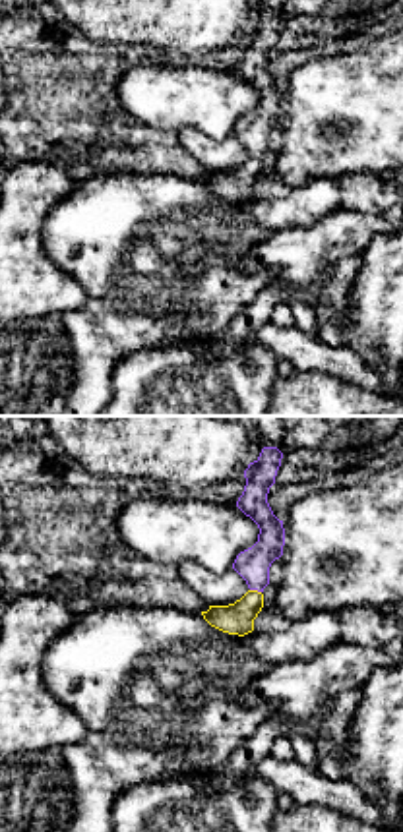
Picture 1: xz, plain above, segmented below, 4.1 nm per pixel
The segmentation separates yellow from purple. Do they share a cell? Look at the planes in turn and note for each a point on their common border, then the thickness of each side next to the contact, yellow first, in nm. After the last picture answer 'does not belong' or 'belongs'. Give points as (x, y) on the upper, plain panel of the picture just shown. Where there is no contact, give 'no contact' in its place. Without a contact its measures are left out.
(256, 157) | 130/140 nm

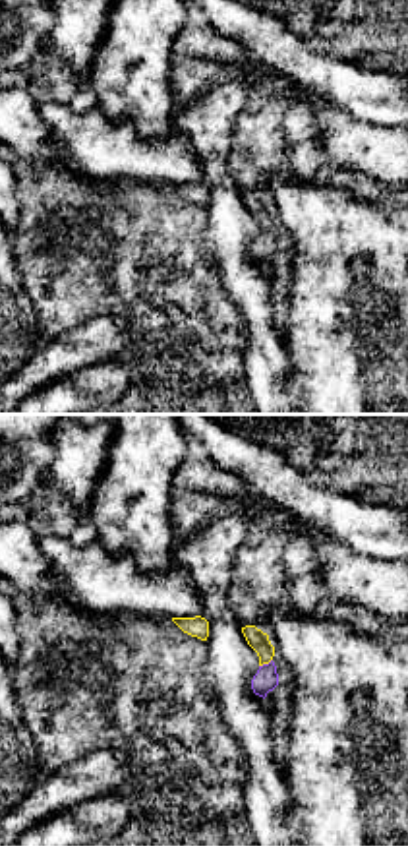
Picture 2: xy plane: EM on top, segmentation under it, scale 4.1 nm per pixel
(265, 229) | 80/100 nm

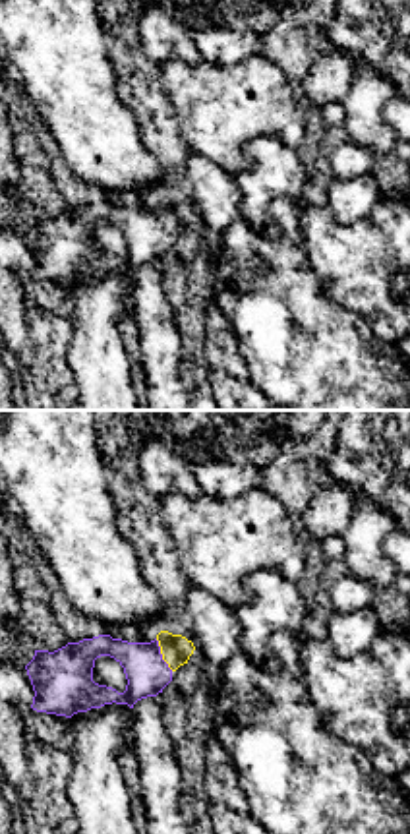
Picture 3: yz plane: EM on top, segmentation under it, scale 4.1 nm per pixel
(161, 219) | 120/180 nm

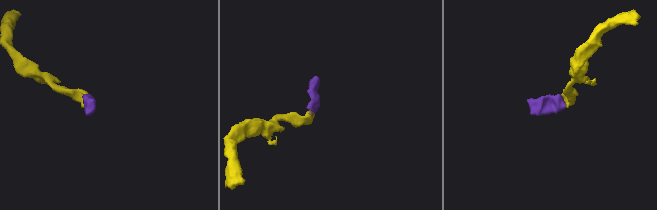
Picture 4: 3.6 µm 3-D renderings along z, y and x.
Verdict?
belongs

